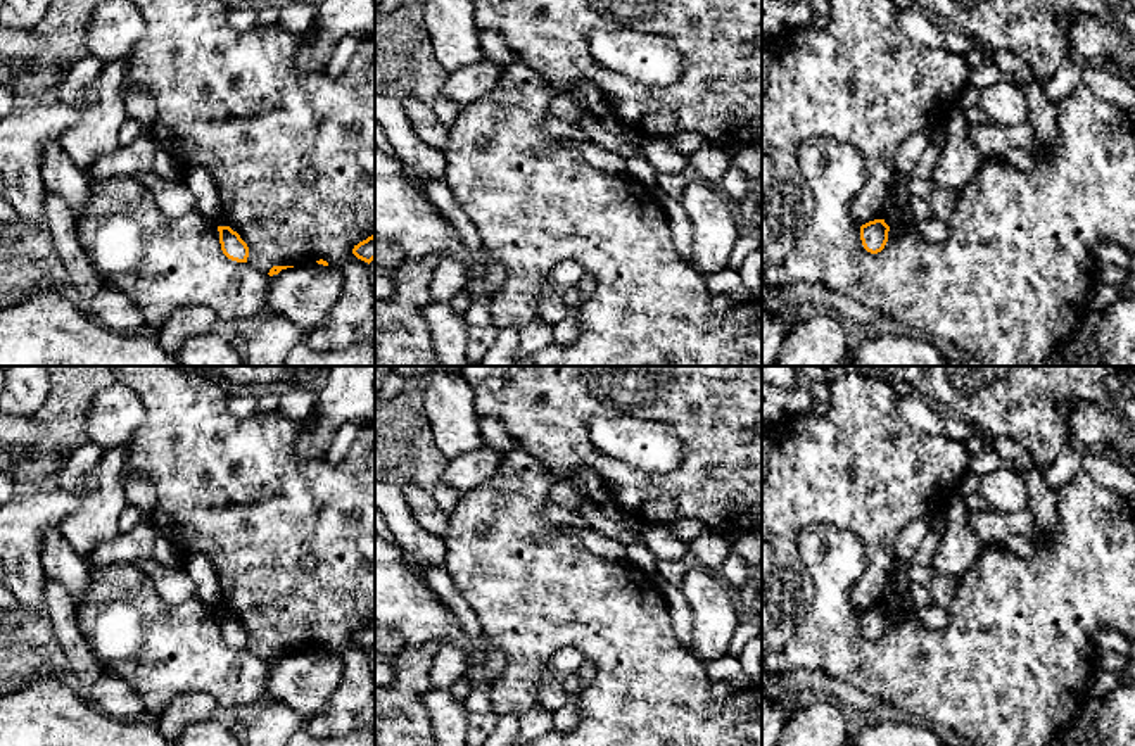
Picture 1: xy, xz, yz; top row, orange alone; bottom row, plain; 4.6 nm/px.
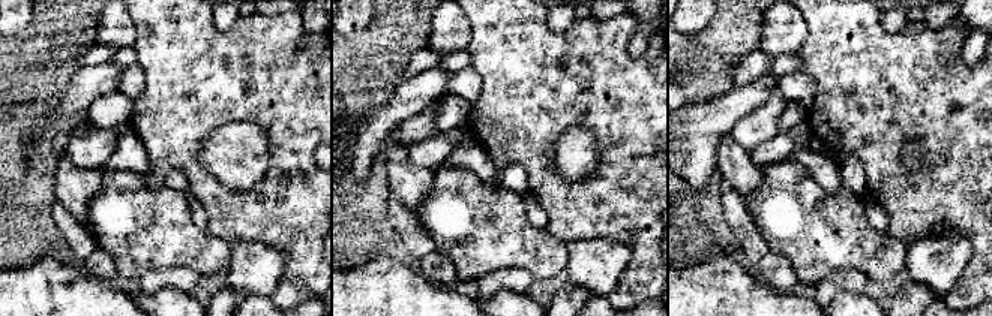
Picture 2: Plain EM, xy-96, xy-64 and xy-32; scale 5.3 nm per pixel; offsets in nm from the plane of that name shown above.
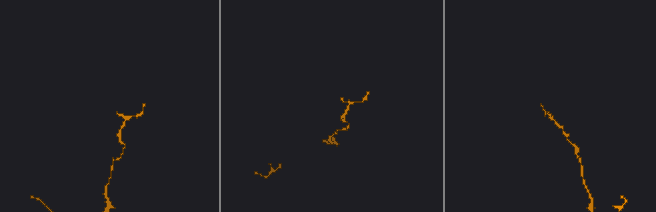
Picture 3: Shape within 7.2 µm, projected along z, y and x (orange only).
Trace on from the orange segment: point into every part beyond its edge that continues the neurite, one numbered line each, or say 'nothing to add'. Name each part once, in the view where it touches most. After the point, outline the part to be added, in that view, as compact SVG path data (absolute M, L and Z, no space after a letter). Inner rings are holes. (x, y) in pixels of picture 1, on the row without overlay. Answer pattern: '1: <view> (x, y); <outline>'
nothing to add

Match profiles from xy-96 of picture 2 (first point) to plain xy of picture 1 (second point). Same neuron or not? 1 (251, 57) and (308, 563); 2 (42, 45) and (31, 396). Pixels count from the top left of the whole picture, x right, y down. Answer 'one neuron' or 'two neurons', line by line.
1: two neurons
2: two neurons

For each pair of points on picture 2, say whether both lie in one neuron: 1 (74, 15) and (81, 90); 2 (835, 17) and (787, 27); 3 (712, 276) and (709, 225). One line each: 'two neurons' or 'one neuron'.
1: two neurons
2: two neurons
3: two neurons

